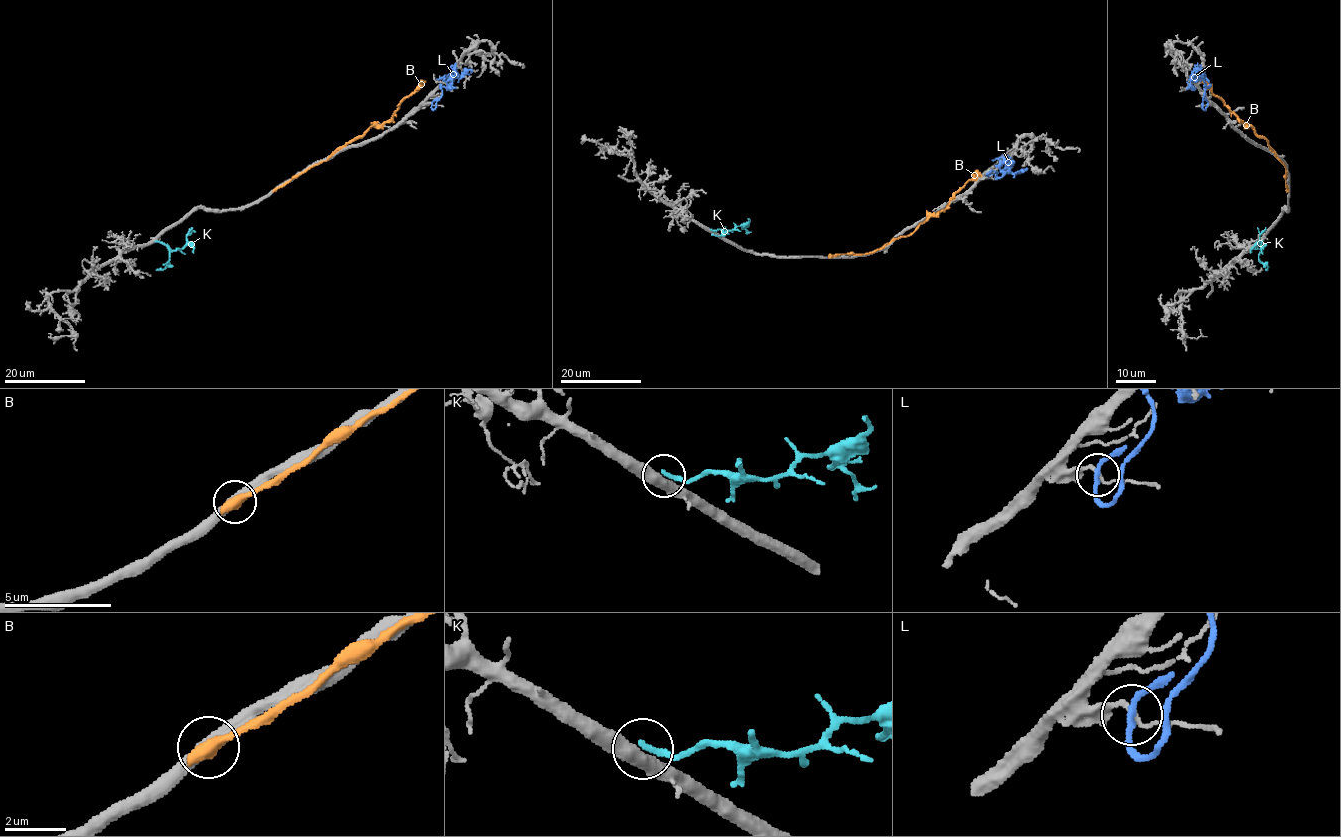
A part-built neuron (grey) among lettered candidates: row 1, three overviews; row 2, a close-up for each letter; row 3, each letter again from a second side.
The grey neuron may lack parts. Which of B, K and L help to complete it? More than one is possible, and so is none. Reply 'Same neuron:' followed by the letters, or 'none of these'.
Same neuron: none of these

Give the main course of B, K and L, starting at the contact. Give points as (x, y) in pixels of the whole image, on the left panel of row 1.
B: (275, 189), (325, 161), (371, 126), (381, 126), (389, 120), (420, 80)
K: (155, 241), (164, 242), (172, 250), (181, 249), (191, 227)
L: (431, 104), (433, 109), (441, 94), (440, 88), (446, 87), (454, 78), (436, 79)

